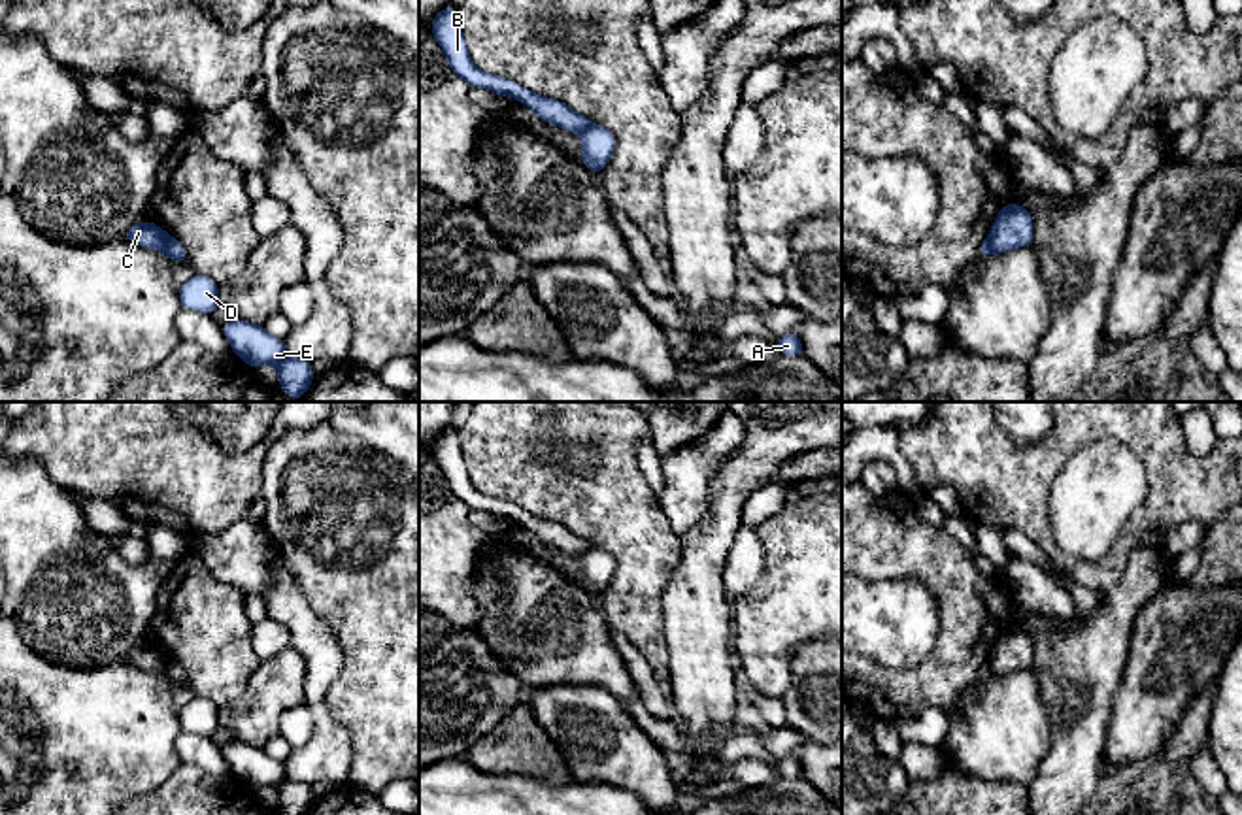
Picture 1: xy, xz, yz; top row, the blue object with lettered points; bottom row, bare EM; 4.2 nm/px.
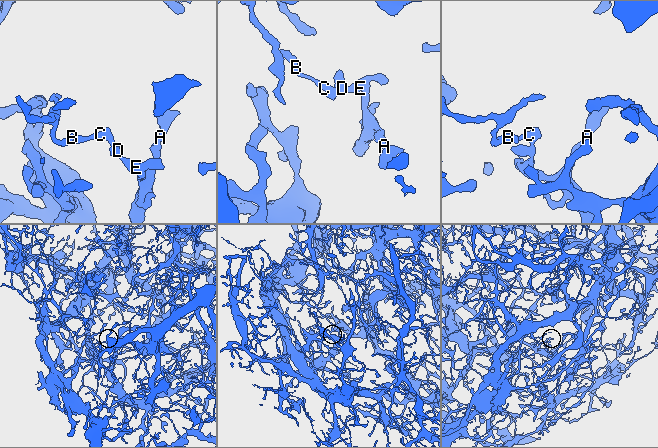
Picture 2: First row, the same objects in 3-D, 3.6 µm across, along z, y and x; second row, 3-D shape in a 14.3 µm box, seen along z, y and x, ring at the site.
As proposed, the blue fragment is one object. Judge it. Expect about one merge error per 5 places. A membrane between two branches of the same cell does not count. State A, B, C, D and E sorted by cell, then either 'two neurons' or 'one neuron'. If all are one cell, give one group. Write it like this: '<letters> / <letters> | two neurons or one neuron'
A D E / B C | two neurons

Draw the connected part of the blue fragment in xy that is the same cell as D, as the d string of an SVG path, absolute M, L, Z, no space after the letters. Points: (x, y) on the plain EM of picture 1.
M194 696L189 704L179 707L179 726L185 732L213 738L219 723L219 707L208 698Z

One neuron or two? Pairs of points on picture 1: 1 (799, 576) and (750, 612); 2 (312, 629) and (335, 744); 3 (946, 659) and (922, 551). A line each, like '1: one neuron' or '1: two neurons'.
1: one neuron
2: one neuron
3: one neuron

